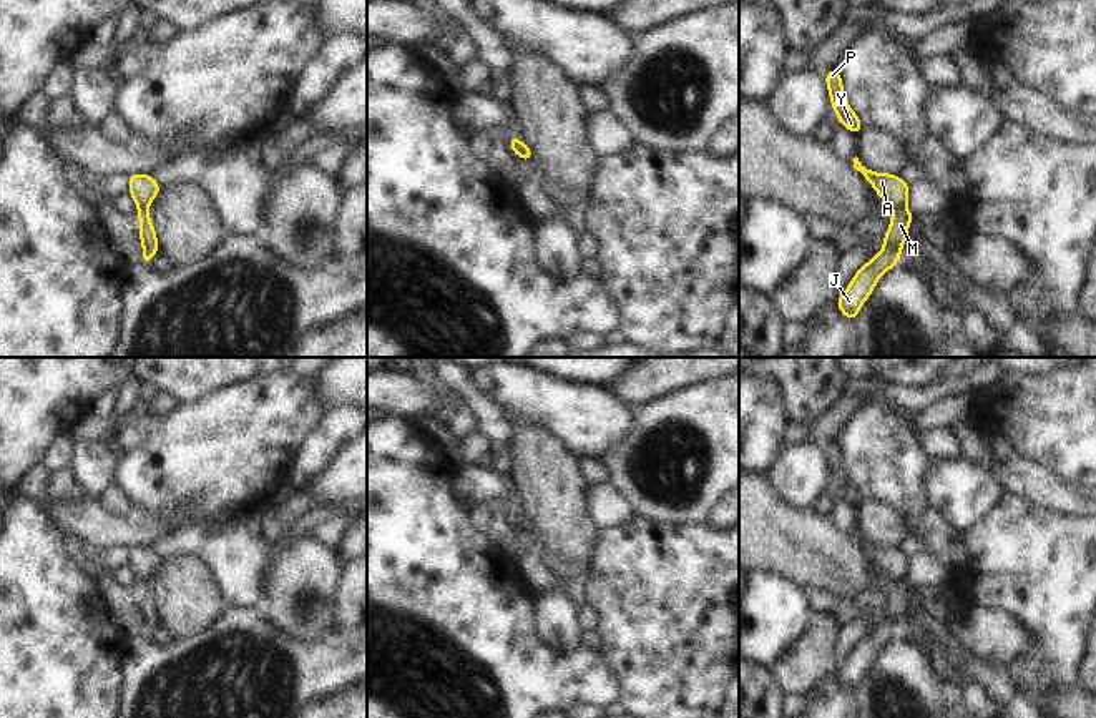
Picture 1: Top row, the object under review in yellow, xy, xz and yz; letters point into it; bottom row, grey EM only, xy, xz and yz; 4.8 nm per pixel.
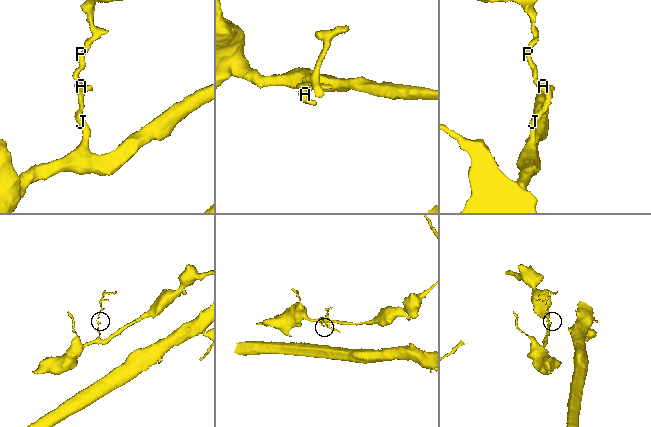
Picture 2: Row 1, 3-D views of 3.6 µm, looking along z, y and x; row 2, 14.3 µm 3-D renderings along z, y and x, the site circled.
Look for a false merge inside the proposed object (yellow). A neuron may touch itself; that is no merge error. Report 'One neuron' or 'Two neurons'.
Two neurons

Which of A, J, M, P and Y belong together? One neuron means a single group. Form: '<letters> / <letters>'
A P Y / J M

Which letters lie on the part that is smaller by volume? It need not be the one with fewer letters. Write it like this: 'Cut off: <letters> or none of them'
Cut off: A, P, Y

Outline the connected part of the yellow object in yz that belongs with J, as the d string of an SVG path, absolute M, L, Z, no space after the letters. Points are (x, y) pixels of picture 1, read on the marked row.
M907 206L893 211L888 229L882 236L883 248L854 274L847 289L837 298L837 307L847 319L855 321L878 279L900 263L912 221L913 214Z

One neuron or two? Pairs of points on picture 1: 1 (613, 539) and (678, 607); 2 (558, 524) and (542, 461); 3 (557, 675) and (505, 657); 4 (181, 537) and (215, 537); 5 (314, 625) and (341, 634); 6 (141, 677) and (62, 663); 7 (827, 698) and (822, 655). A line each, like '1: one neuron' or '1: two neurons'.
1: one neuron
2: one neuron
3: one neuron
4: one neuron
5: two neurons
6: two neurons
7: two neurons

